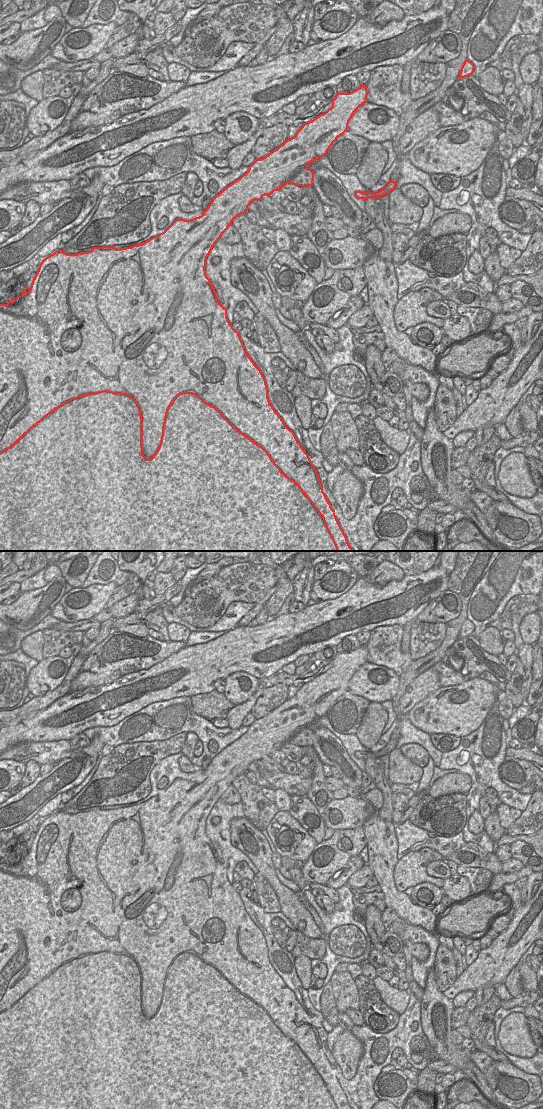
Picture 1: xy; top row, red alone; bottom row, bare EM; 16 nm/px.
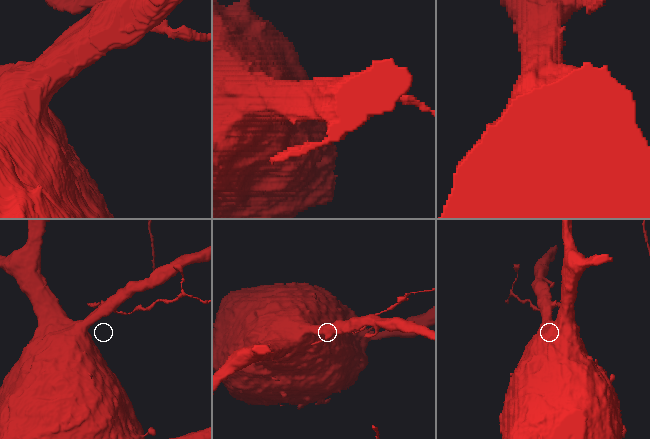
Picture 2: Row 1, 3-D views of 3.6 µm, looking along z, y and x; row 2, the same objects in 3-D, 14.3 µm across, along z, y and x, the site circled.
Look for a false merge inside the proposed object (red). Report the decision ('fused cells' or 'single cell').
fused cells

